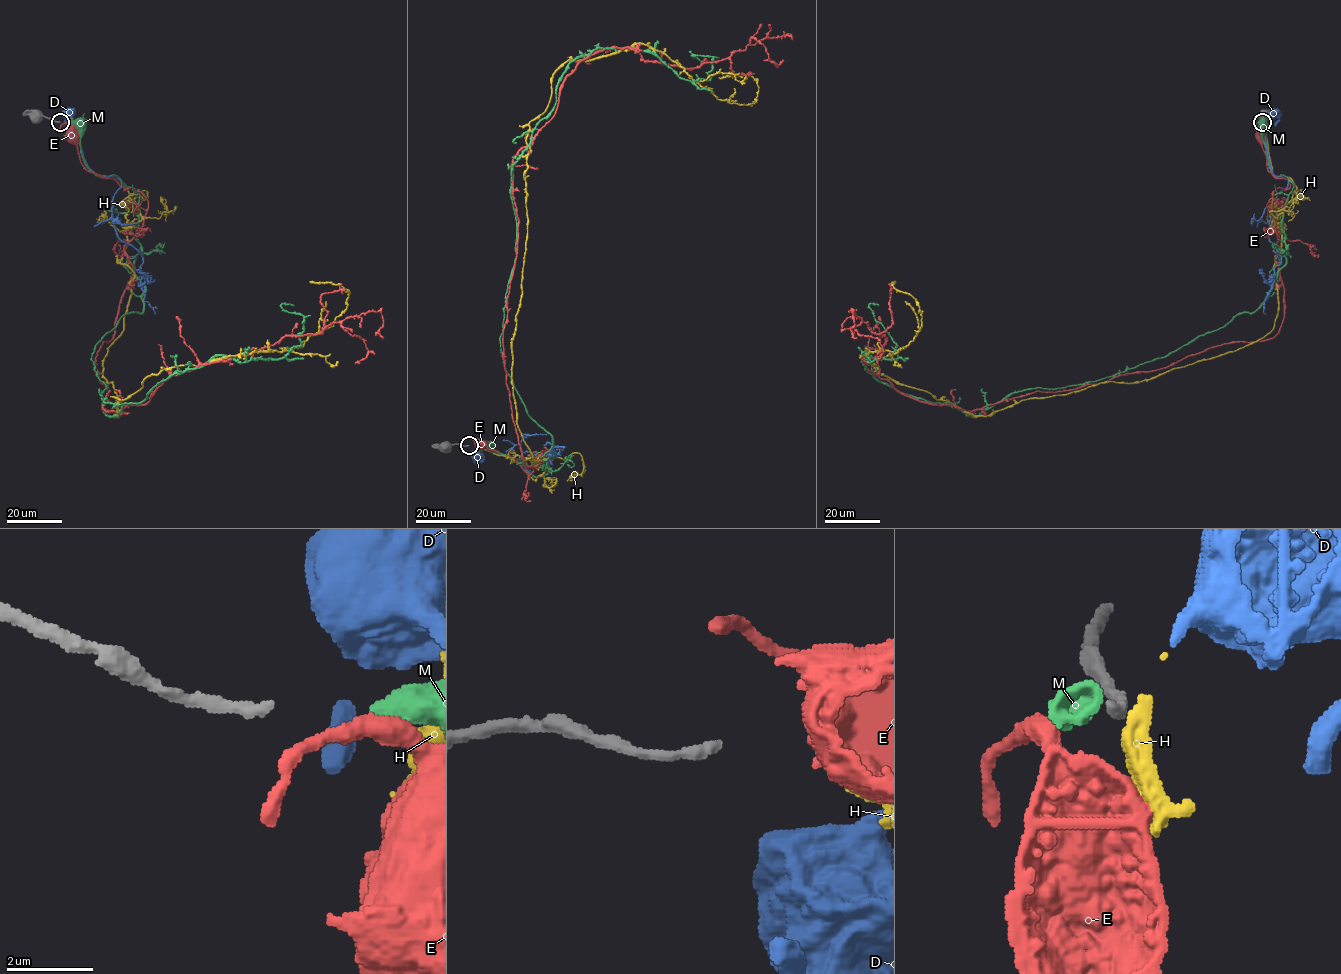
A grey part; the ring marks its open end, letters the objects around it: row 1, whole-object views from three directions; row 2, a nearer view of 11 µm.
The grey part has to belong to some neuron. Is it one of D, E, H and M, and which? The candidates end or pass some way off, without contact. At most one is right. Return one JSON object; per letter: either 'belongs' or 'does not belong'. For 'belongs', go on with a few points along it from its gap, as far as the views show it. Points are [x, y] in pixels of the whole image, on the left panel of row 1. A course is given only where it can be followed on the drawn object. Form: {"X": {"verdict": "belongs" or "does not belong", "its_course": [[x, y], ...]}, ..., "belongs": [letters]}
{"D": {"verdict": "does not belong"}, "E": {"verdict": "does not belong"}, "H": {"verdict": "does not belong"}, "M": {"verdict": "does not belong"}, "belongs": []}

